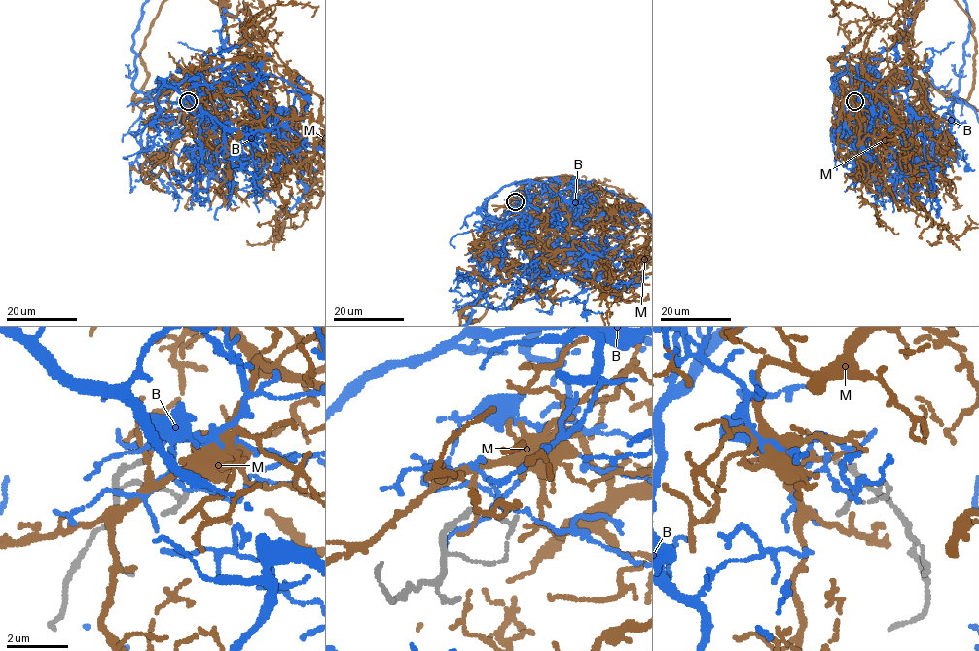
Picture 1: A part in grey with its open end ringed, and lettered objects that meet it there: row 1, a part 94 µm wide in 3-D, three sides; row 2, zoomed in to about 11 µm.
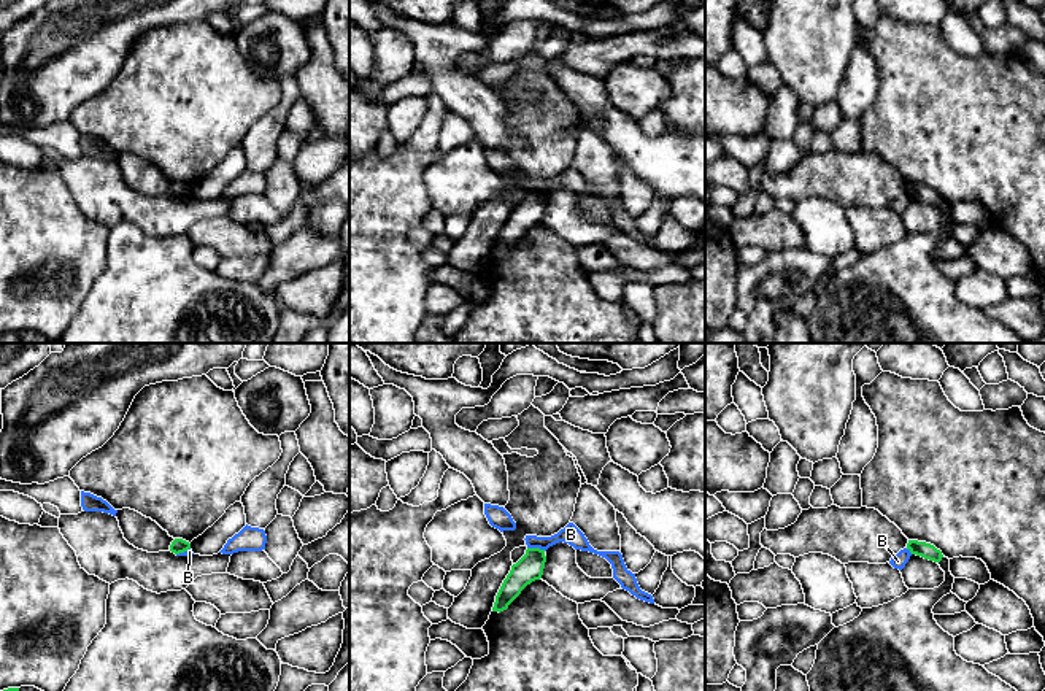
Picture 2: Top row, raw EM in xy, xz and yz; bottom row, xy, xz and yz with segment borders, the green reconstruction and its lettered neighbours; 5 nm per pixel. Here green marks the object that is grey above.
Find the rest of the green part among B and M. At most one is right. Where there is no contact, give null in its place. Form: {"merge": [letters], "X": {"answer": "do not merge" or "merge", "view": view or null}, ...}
{"merge": ["M"], "B": {"answer": "do not merge", "view": "xz"}, "M": {"answer": "merge", "view": null}}

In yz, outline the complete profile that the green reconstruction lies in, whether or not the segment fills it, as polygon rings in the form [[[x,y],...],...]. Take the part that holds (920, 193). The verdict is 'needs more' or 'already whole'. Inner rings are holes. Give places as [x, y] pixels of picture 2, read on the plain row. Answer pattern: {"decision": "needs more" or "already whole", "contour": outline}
{"decision": "already whole", "contour": [[[908,184],[907,194],[912,199],[921,200],[921,202],[934,205],[934,207],[940,207],[943,202],[940,194],[937,194],[934,189],[926,187],[926,186]]]}

